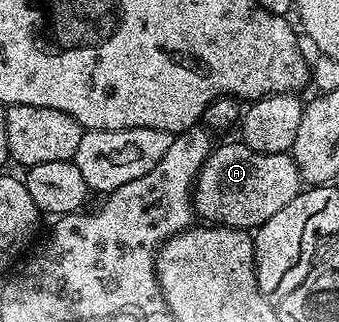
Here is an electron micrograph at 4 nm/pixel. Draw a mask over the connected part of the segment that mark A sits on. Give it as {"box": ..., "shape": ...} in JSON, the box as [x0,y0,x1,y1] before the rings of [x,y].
{"box":[194,144,304,230],"shape":[[[222,144],[211,151],[194,180],[194,211],[203,221],[224,228],[257,230],[272,214],[284,210],[304,187],[300,170],[290,152],[264,154],[246,144]]]}

